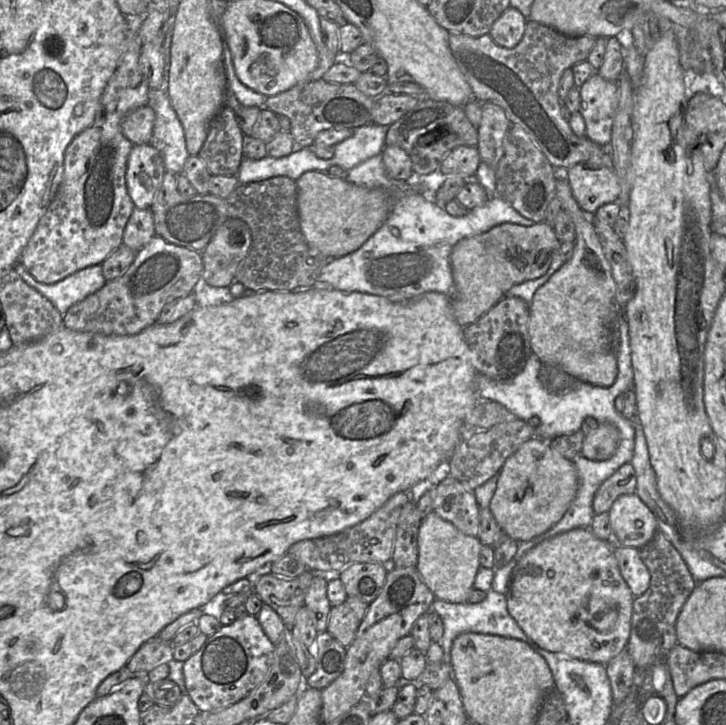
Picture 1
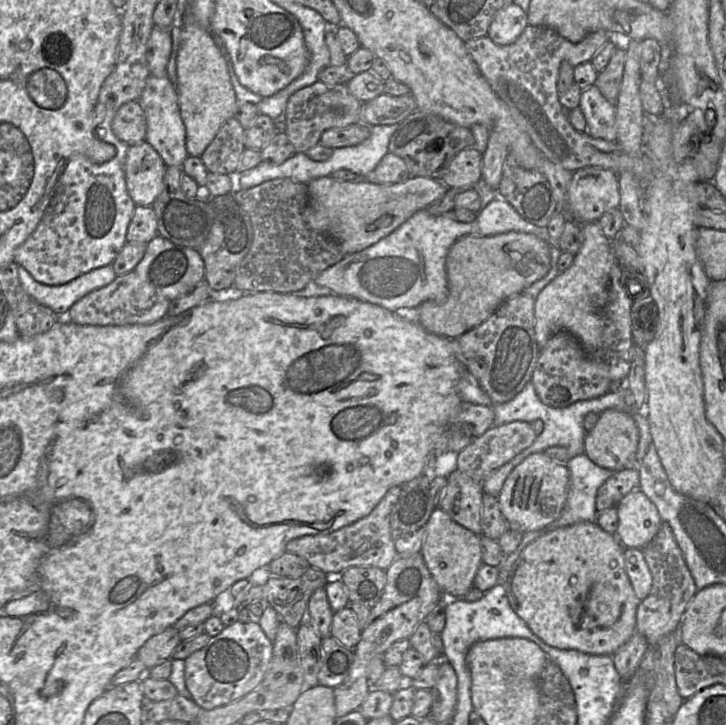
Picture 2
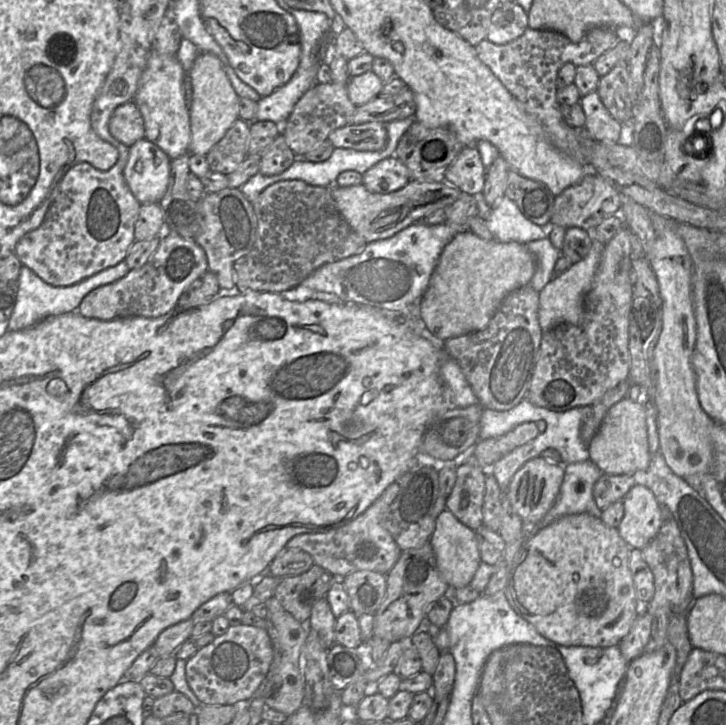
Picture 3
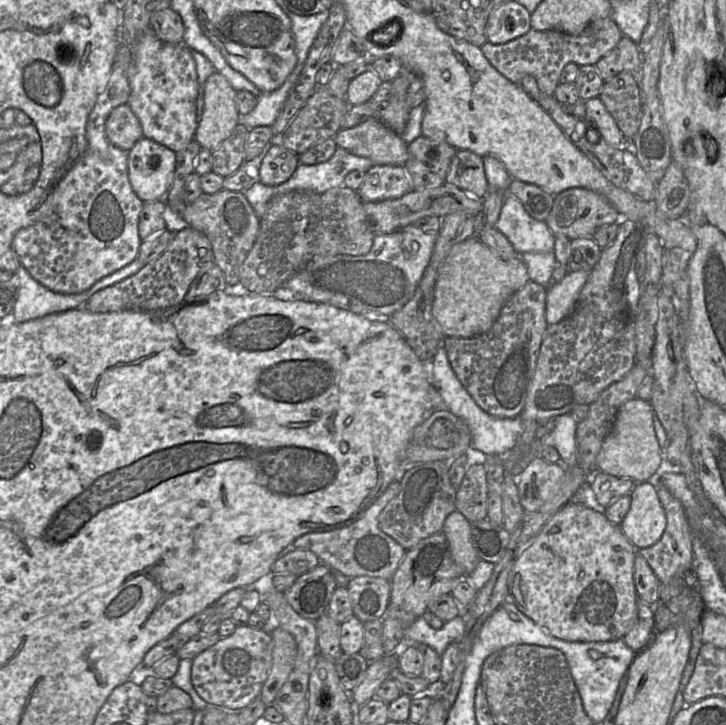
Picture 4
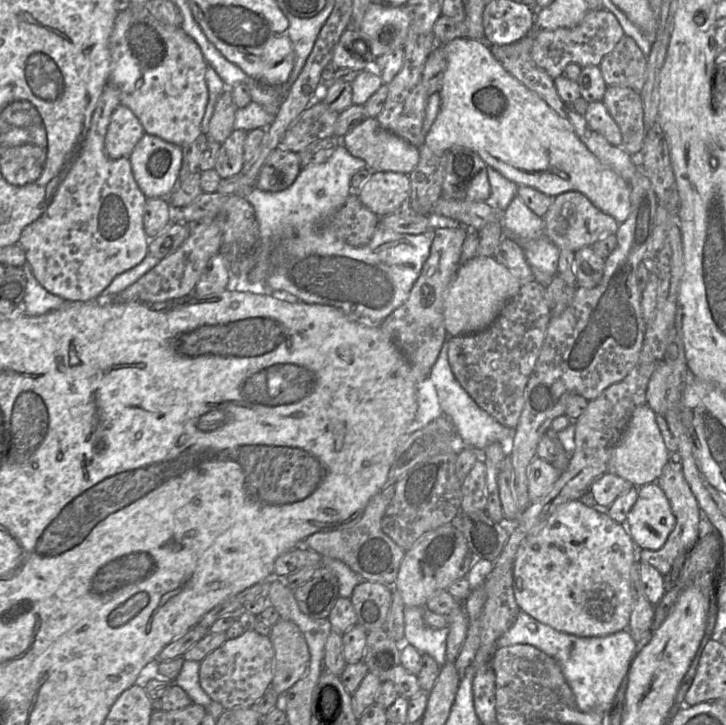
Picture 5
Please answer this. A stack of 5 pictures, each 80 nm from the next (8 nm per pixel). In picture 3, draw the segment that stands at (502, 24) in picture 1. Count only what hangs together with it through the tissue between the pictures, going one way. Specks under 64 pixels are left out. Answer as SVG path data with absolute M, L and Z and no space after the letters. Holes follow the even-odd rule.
M515 1L506 2L493 12L486 38L496 45L507 44L523 35L528 27L528 13Z

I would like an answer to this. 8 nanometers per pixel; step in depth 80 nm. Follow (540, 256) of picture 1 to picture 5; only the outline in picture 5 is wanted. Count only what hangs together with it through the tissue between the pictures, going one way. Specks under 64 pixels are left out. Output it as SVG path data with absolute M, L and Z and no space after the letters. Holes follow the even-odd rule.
M476 255L461 262L443 298L443 316L451 337L480 332L497 318L505 303L520 289L522 282L495 259Z

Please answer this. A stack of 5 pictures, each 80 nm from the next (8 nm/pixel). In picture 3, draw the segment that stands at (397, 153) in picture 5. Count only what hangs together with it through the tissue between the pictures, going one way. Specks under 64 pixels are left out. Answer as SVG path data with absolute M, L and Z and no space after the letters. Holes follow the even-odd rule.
M366 122L348 124L332 131L328 139L334 148L347 148L357 151L379 151L387 142L387 123Z

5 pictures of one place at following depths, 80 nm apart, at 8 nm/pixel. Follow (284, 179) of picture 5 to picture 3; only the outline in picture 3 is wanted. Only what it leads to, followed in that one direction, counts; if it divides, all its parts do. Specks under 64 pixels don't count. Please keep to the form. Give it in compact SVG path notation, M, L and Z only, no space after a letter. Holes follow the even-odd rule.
M279 134L261 153L259 172L266 176L280 174L287 170L297 158L284 136Z

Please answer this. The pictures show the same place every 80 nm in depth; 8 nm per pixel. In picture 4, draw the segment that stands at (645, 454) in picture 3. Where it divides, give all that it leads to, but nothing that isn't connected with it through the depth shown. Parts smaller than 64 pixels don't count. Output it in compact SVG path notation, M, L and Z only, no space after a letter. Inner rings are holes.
M634 398L619 409L613 427L605 438L596 458L596 470L618 477L632 479L635 483L650 481L664 467L664 454L654 429L654 410L649 401Z

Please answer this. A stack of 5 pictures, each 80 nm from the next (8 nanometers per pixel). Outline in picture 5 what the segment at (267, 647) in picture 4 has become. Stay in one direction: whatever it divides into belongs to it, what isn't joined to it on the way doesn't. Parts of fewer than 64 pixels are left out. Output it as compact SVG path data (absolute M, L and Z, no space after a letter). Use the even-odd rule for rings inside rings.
M245 630L234 639L227 639L201 662L199 682L202 689L225 709L249 708L271 686L275 666L275 653L268 636L254 630Z

